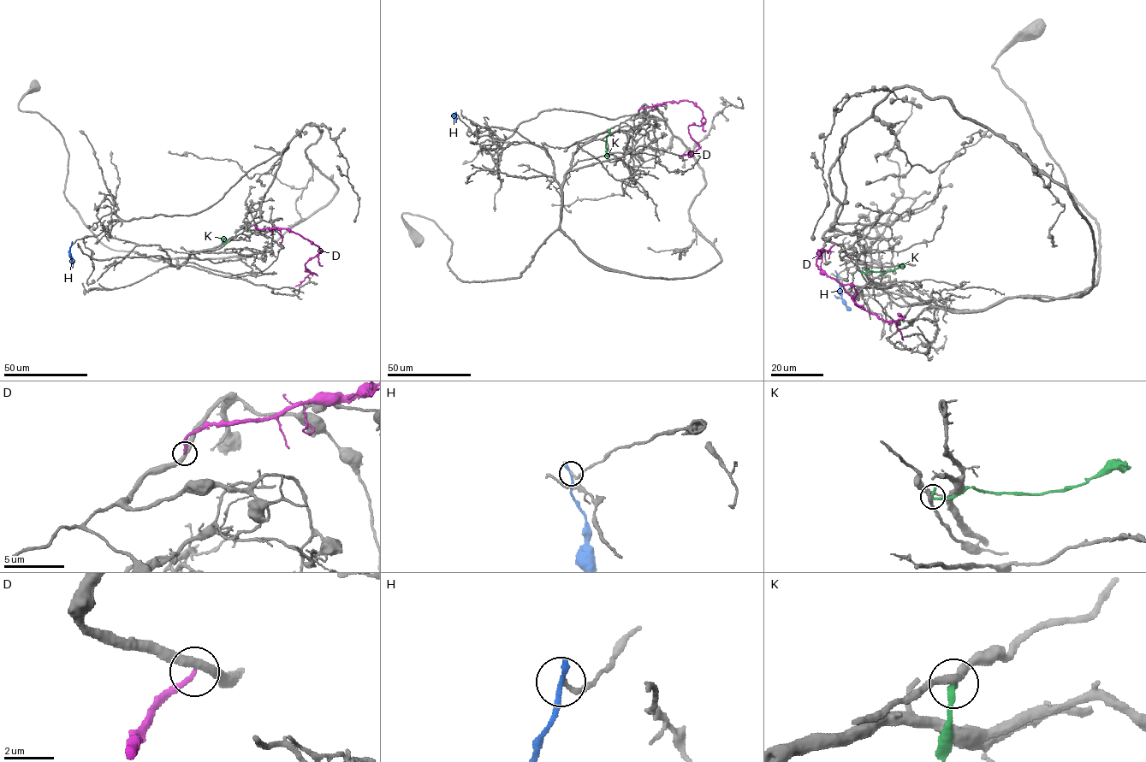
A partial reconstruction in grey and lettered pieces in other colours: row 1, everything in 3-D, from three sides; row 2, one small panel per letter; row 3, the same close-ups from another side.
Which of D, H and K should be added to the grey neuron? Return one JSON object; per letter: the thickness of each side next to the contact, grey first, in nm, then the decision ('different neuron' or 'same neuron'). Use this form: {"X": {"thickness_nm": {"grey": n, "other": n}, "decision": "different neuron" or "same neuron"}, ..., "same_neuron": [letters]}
{"D": {"thickness_nm": {"grey": 360, "other": 200}, "decision": "different neuron"}, "H": {"thickness_nm": {"grey": 180, "other": 280}, "decision": "different neuron"}, "K": {"thickness_nm": {"grey": 320, "other": 320}, "decision": "different neuron"}, "same_neuron": []}

